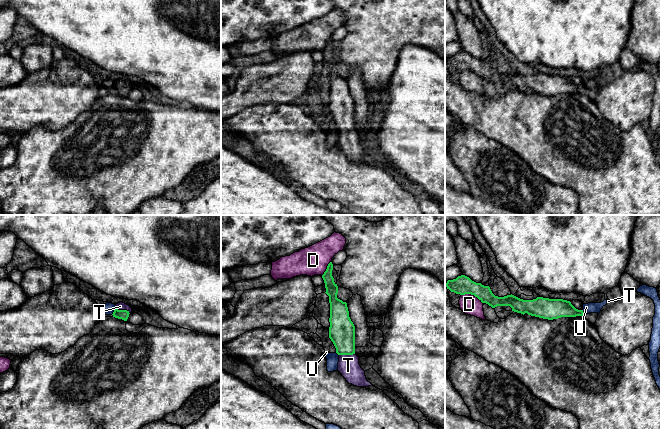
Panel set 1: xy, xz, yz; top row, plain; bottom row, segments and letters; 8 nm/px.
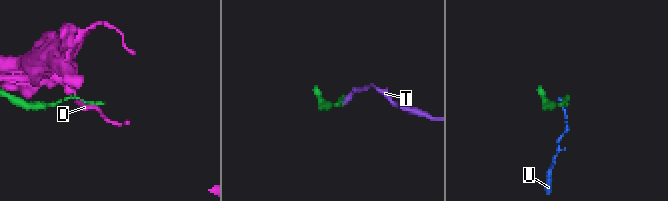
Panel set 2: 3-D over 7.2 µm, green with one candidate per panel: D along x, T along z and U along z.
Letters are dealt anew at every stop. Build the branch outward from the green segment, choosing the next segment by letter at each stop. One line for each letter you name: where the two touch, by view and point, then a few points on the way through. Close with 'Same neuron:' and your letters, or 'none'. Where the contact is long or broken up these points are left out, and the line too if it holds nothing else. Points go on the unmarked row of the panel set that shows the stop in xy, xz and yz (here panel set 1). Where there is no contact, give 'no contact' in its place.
T: meets green in xy at (122, 86); runs through xy (120, 90), (122, 86), (120, 82)
Same neuron: T

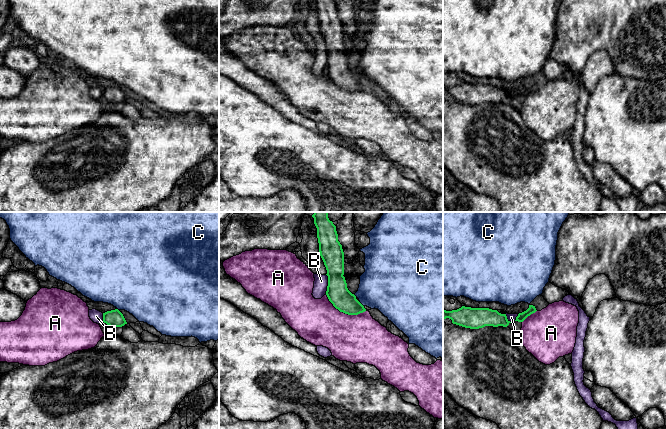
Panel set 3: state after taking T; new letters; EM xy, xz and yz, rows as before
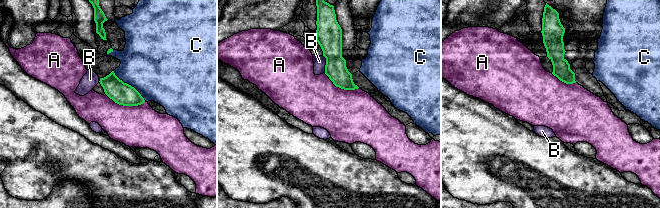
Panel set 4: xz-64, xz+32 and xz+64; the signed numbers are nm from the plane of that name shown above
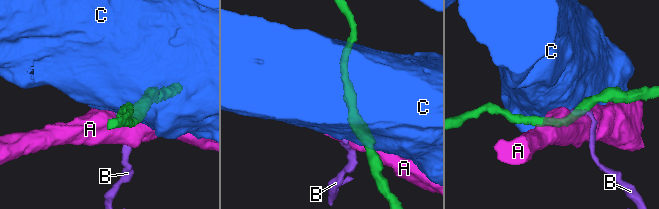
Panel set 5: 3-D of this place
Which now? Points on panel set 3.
Same neuron: none

